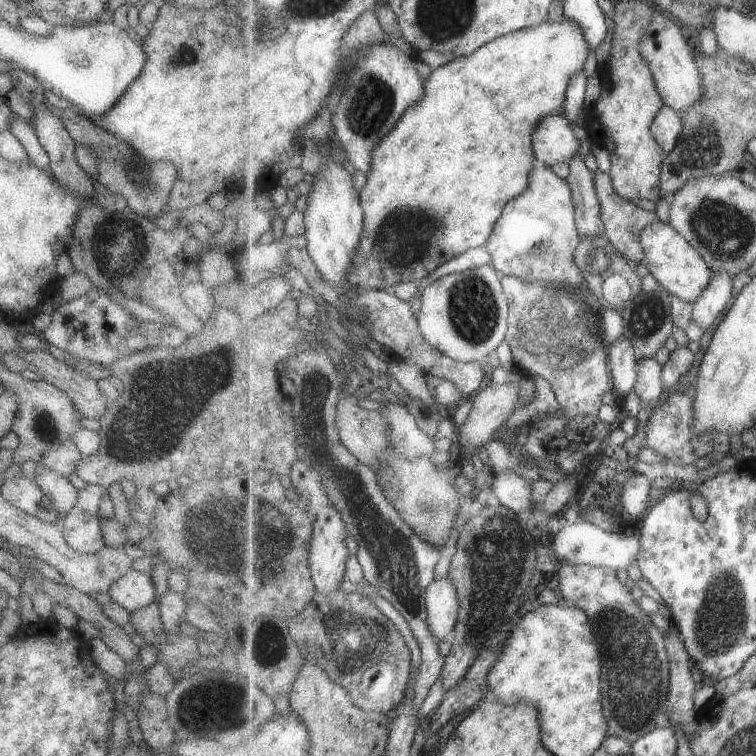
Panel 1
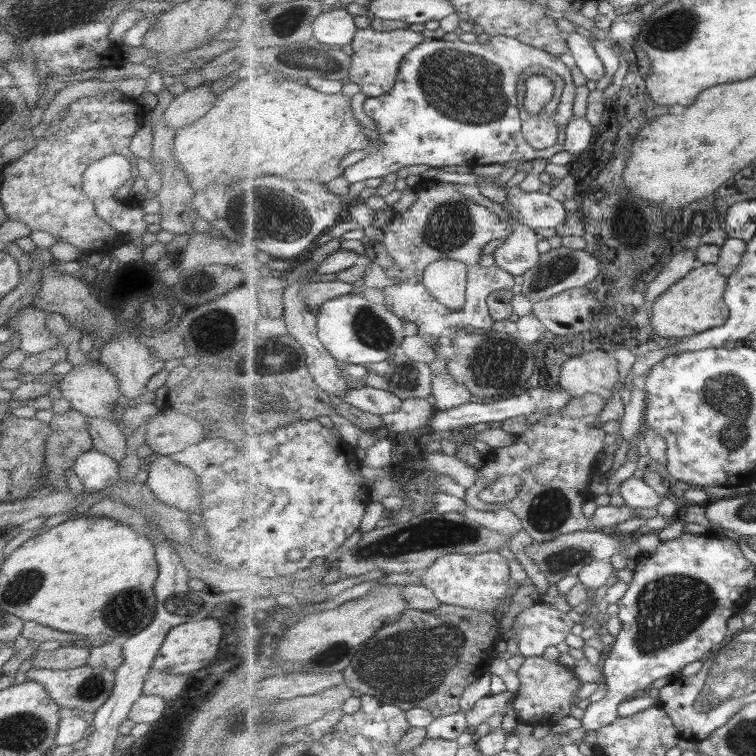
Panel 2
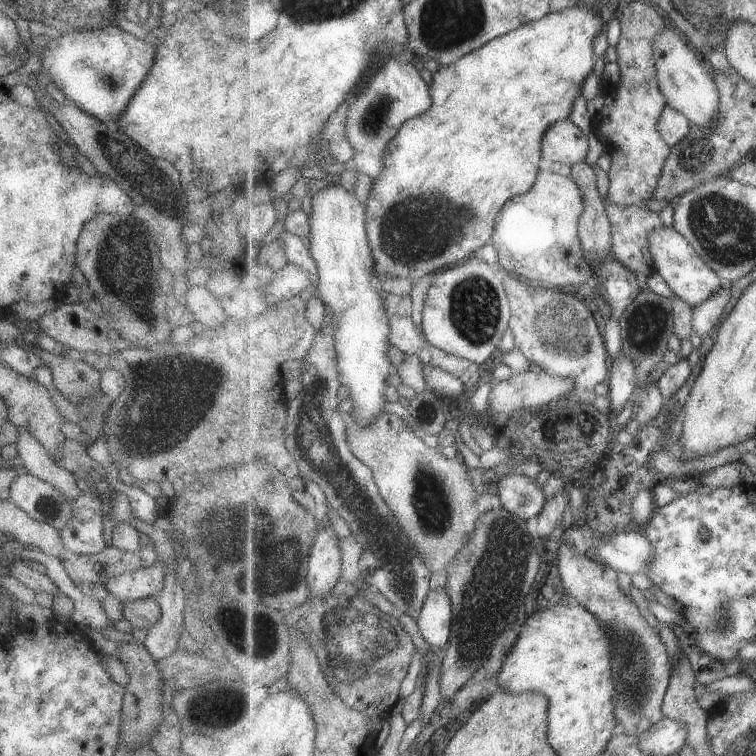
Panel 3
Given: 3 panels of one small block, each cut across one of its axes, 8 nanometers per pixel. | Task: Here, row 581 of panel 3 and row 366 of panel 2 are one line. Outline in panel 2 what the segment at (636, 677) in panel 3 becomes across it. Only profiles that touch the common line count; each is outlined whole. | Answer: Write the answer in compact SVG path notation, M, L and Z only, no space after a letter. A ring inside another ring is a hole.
M587 352L579 358L569 358L561 366L559 384L567 389L572 397L583 397L587 393L597 393L605 397L605 402L613 397L613 387L621 381L621 370L617 360L609 352Z

